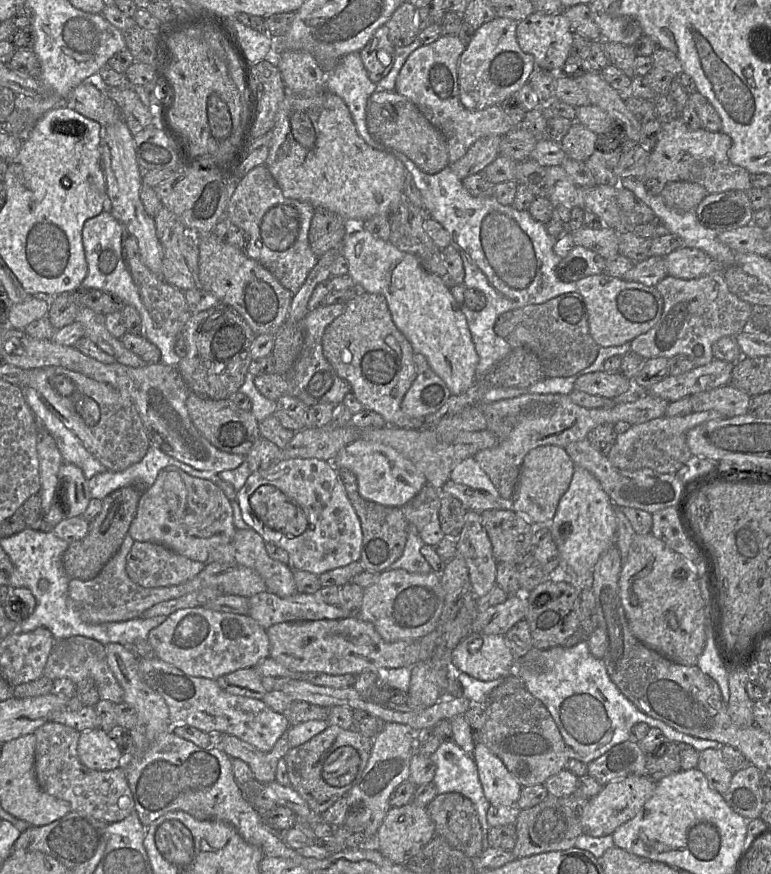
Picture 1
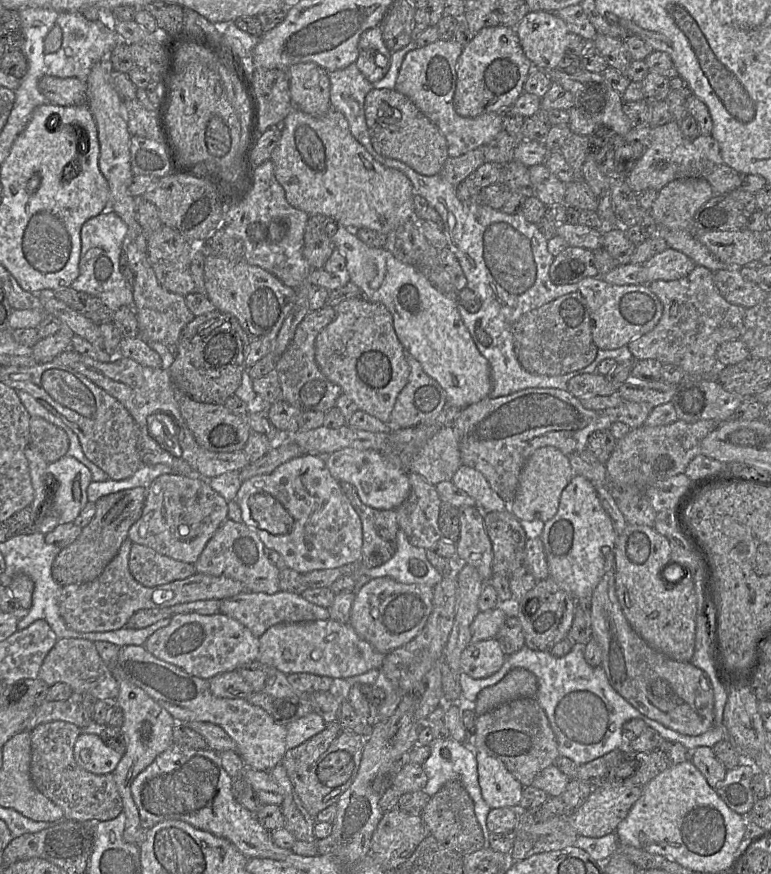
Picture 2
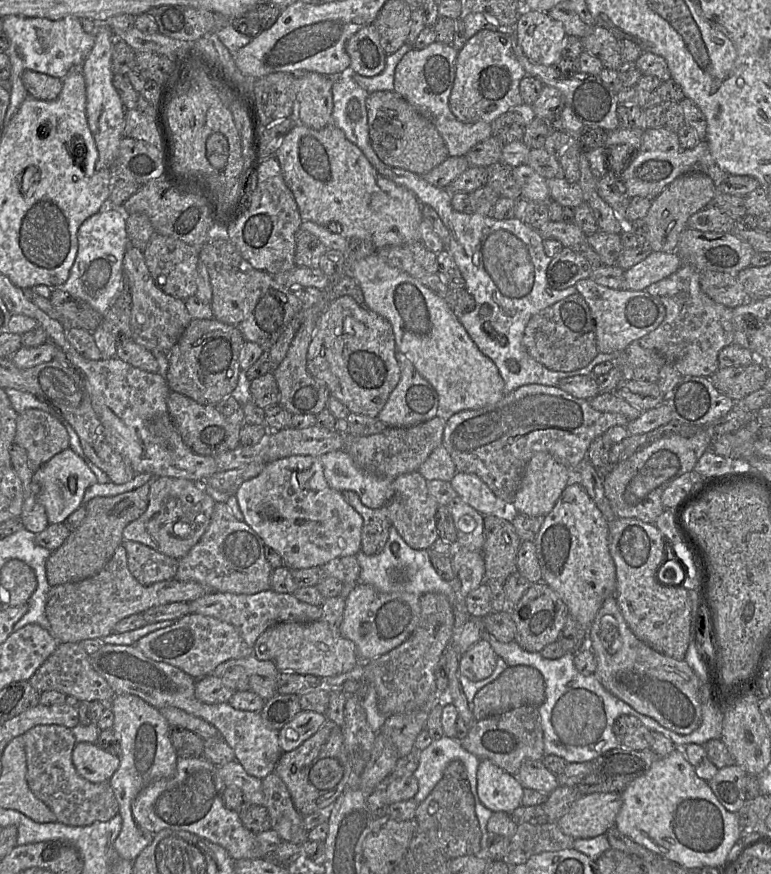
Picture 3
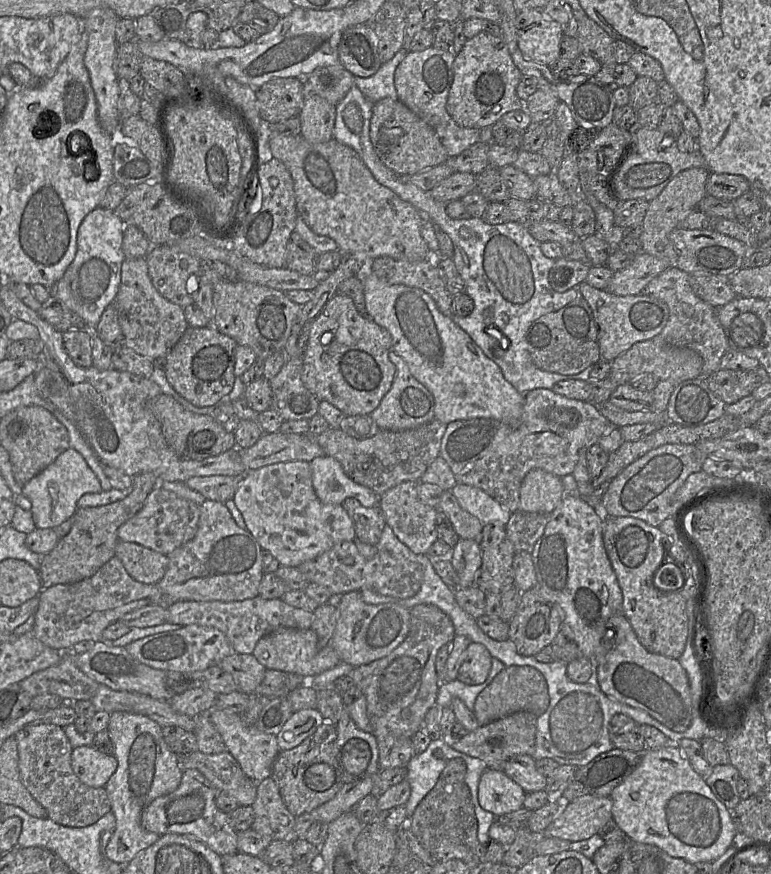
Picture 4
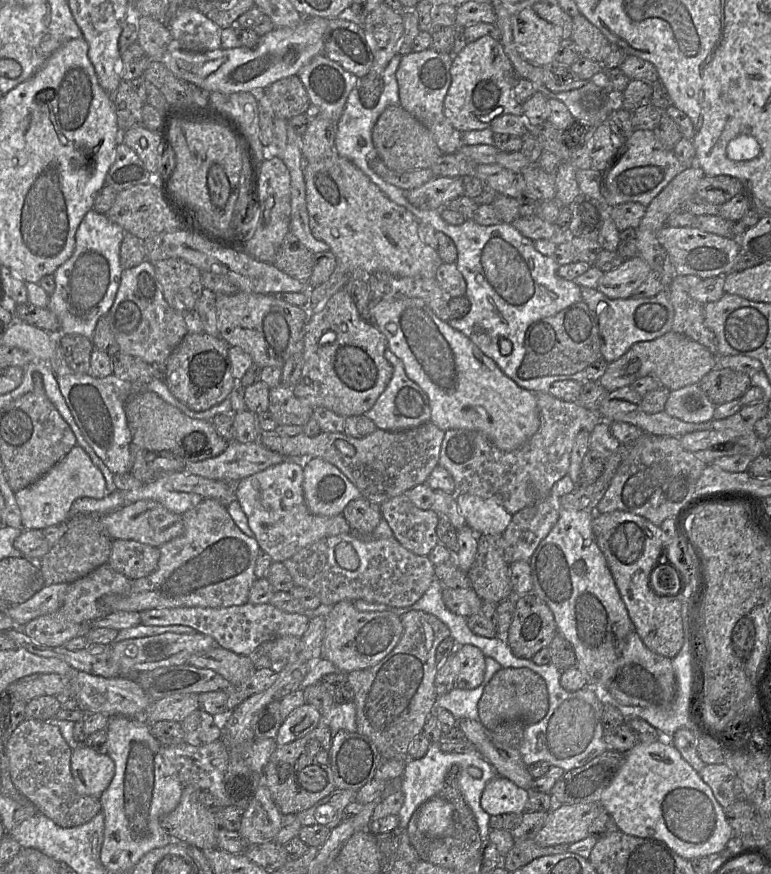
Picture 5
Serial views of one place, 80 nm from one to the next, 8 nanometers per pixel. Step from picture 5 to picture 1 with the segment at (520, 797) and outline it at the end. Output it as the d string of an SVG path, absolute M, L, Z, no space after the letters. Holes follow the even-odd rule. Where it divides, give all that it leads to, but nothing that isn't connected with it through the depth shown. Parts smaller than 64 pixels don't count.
M481 742L475 743L473 759L484 795L489 803L517 804L522 786L508 771L502 760Z

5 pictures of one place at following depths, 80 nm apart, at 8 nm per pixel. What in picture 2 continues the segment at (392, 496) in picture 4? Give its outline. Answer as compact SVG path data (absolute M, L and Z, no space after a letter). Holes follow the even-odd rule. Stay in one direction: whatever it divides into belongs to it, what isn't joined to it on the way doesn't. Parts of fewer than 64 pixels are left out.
M411 471L407 473L410 493L395 509L399 528L411 545L434 550L436 543L442 539L438 526L441 499L435 486L421 475Z

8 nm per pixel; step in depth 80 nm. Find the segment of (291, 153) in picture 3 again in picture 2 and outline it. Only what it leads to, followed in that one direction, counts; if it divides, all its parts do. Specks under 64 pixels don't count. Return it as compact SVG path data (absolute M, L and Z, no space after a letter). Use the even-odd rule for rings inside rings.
M293 107L280 126L281 137L270 160L273 163L275 178L283 187L286 199L293 207L309 216L327 216L337 225L347 229L369 228L385 235L415 219L414 189L410 180L401 171L377 162L352 136L342 113L330 109L321 117L313 117Z

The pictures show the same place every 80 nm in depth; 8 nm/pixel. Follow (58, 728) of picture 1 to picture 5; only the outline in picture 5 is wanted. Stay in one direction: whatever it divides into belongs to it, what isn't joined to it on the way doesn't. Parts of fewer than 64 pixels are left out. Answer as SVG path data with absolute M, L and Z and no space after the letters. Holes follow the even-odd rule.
M22 721L4 747L11 780L39 813L62 828L73 828L89 822L101 812L100 798L79 794L71 774L72 749L51 721Z

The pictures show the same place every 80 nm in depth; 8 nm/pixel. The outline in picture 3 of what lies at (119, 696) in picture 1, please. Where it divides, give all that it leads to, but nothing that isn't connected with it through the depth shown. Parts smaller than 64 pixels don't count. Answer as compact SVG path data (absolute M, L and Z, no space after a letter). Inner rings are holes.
M75 642L59 643L28 682L39 693L58 691L66 696L75 697L79 702L97 700L109 705L116 695L106 680L92 667L90 655L79 643Z

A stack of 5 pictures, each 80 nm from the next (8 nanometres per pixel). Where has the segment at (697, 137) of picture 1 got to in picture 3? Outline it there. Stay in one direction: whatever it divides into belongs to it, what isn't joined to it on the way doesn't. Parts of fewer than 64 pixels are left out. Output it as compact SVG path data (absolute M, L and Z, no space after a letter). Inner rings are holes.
M666 127L646 128L643 129L638 154L621 173L619 181L622 180L625 193L629 198L636 196L655 198L676 178L690 173L707 175L712 179L715 186L729 176L717 165L704 139L699 140L694 148L684 149L679 144L677 133Z

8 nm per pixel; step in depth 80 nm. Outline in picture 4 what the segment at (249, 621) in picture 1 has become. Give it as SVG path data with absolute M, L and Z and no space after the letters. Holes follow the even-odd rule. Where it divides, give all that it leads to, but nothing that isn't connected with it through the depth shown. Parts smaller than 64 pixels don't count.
M195 624L146 636L129 643L125 648L130 655L147 666L163 671L179 672L205 670L235 653L227 637L220 630Z

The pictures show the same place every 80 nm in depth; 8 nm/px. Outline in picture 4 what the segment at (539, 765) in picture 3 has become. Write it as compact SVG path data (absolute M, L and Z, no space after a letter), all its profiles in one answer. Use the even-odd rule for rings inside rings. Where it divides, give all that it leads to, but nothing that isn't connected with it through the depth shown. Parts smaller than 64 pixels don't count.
M520 754L510 758L503 772L519 784L525 792L544 790L547 777L536 768L536 760L528 754Z

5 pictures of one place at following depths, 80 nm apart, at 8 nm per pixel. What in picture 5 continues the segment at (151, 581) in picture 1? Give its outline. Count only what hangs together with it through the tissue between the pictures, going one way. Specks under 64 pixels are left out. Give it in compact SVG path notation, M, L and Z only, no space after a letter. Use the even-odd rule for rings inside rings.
M113 540L107 564L131 580L148 576L158 566L159 548L134 540Z

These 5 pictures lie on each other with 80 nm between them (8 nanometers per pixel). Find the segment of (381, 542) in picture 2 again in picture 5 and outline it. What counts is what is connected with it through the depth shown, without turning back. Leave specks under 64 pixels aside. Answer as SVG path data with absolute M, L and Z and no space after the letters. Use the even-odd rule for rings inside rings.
M365 498L350 501L342 515L356 533L372 533L383 518L380 506Z

